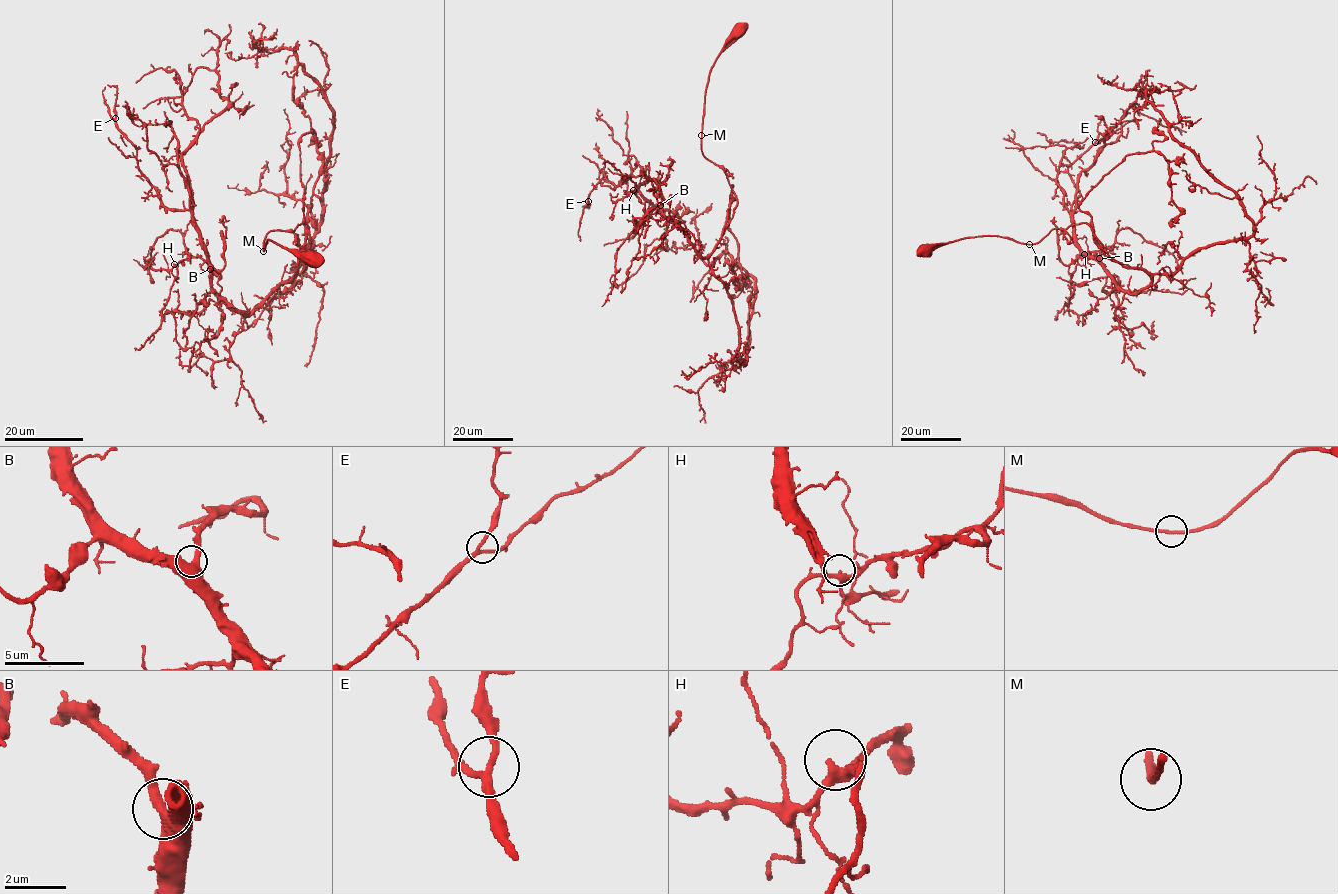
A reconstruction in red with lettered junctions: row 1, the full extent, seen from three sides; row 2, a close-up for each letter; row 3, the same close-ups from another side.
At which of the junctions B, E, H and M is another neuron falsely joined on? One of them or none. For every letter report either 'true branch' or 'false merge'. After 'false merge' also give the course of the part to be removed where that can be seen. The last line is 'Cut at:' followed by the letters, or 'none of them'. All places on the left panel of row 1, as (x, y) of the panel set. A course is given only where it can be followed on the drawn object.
B: true branch
E: true branch
H: true branch
M: true branch
Cut at: none of them

